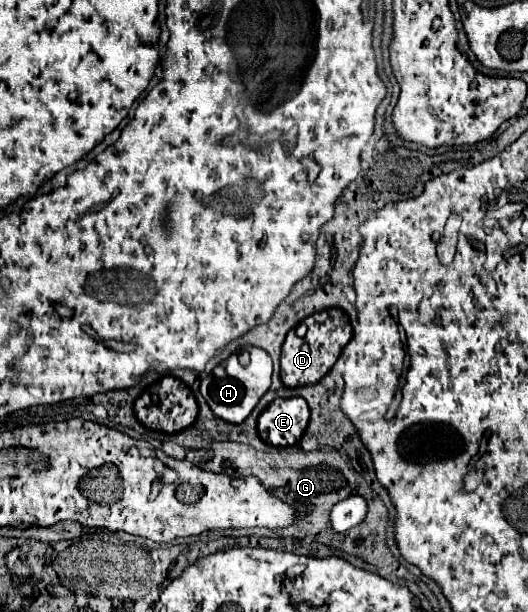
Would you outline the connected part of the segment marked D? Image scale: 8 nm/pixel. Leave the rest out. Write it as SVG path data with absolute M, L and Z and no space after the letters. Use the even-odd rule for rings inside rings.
M325 309L313 313L303 323L307 325L305 337L299 337L295 331L289 331L281 347L281 381L285 387L301 387L321 381L335 365L341 355L341 349L349 343L353 335L349 319L341 309Z

